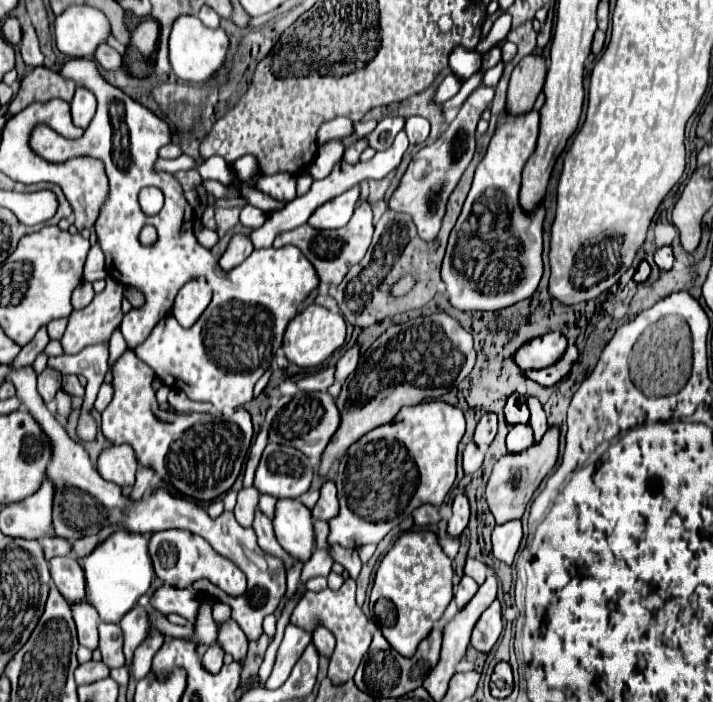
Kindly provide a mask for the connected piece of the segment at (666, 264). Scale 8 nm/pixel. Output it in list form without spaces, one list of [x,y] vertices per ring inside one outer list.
[[[662,246],[654,252],[654,262],[658,264],[660,270],[670,270],[674,256],[672,256],[672,246]]]

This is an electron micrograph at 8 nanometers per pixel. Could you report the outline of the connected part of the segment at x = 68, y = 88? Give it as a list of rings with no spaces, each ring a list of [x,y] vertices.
[[[34,68],[28,76],[22,78],[18,94],[12,98],[8,111],[15,115],[24,110],[28,104],[42,98],[64,98],[72,100],[74,96],[74,80],[64,78],[62,74],[50,68]]]

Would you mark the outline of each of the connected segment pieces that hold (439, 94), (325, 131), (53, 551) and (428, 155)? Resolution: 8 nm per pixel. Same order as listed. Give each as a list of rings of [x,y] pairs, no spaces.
[[[448,74],[442,82],[440,82],[440,86],[438,86],[438,90],[436,90],[436,94],[434,94],[434,104],[442,104],[444,100],[450,100],[452,96],[456,96],[456,92],[460,90],[460,82],[458,82],[458,78],[454,78],[454,74]]]
[[[334,118],[330,122],[324,122],[318,128],[318,140],[320,144],[328,142],[330,138],[344,138],[344,136],[352,136],[354,134],[354,126],[348,118]]]
[[[58,536],[44,538],[44,540],[42,540],[42,548],[44,548],[46,560],[50,560],[50,558],[54,558],[54,556],[66,556],[66,554],[72,552],[70,542],[64,540],[64,538],[58,538]]]
[[[478,86],[462,104],[458,116],[448,124],[446,132],[442,134],[442,138],[438,138],[434,144],[422,148],[412,162],[408,164],[406,174],[402,176],[398,188],[392,192],[390,200],[388,200],[388,208],[394,212],[404,212],[408,216],[412,216],[418,236],[426,242],[434,240],[440,232],[442,226],[442,218],[446,212],[446,202],[450,198],[450,194],[454,192],[456,184],[460,182],[464,170],[468,168],[472,156],[474,156],[474,132],[476,132],[476,124],[480,120],[480,114],[488,108],[488,104],[494,98],[494,90],[488,86]]]

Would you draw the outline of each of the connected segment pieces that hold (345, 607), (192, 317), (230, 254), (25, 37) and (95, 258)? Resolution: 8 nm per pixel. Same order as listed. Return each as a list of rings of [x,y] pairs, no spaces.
[[[352,578],[346,580],[346,592],[344,590],[334,592],[330,588],[322,590],[322,592],[306,592],[290,616],[290,624],[300,626],[306,632],[314,632],[314,628],[318,628],[318,626],[332,630],[332,634],[336,638],[336,650],[330,660],[328,678],[334,684],[344,684],[354,678],[354,672],[356,672],[356,668],[358,668],[358,664],[360,664],[362,656],[366,654],[370,640],[372,640],[370,630],[368,630],[368,618],[356,606],[354,592],[356,592],[356,582]]]
[[[204,280],[186,282],[174,300],[172,315],[180,322],[180,326],[190,328],[206,310],[210,298],[212,298],[212,290]]]
[[[232,234],[230,242],[228,242],[228,248],[220,256],[220,266],[224,270],[232,270],[242,260],[246,260],[252,250],[254,250],[254,246],[250,242],[250,236],[246,236],[246,234]]]
[[[22,24],[22,42],[20,42],[20,54],[22,60],[30,66],[42,66],[44,64],[44,56],[40,52],[38,46],[38,38],[36,32],[32,28],[32,24]]]
[[[97,241],[88,252],[83,270],[83,280],[93,283],[105,279],[107,276],[105,256]]]

